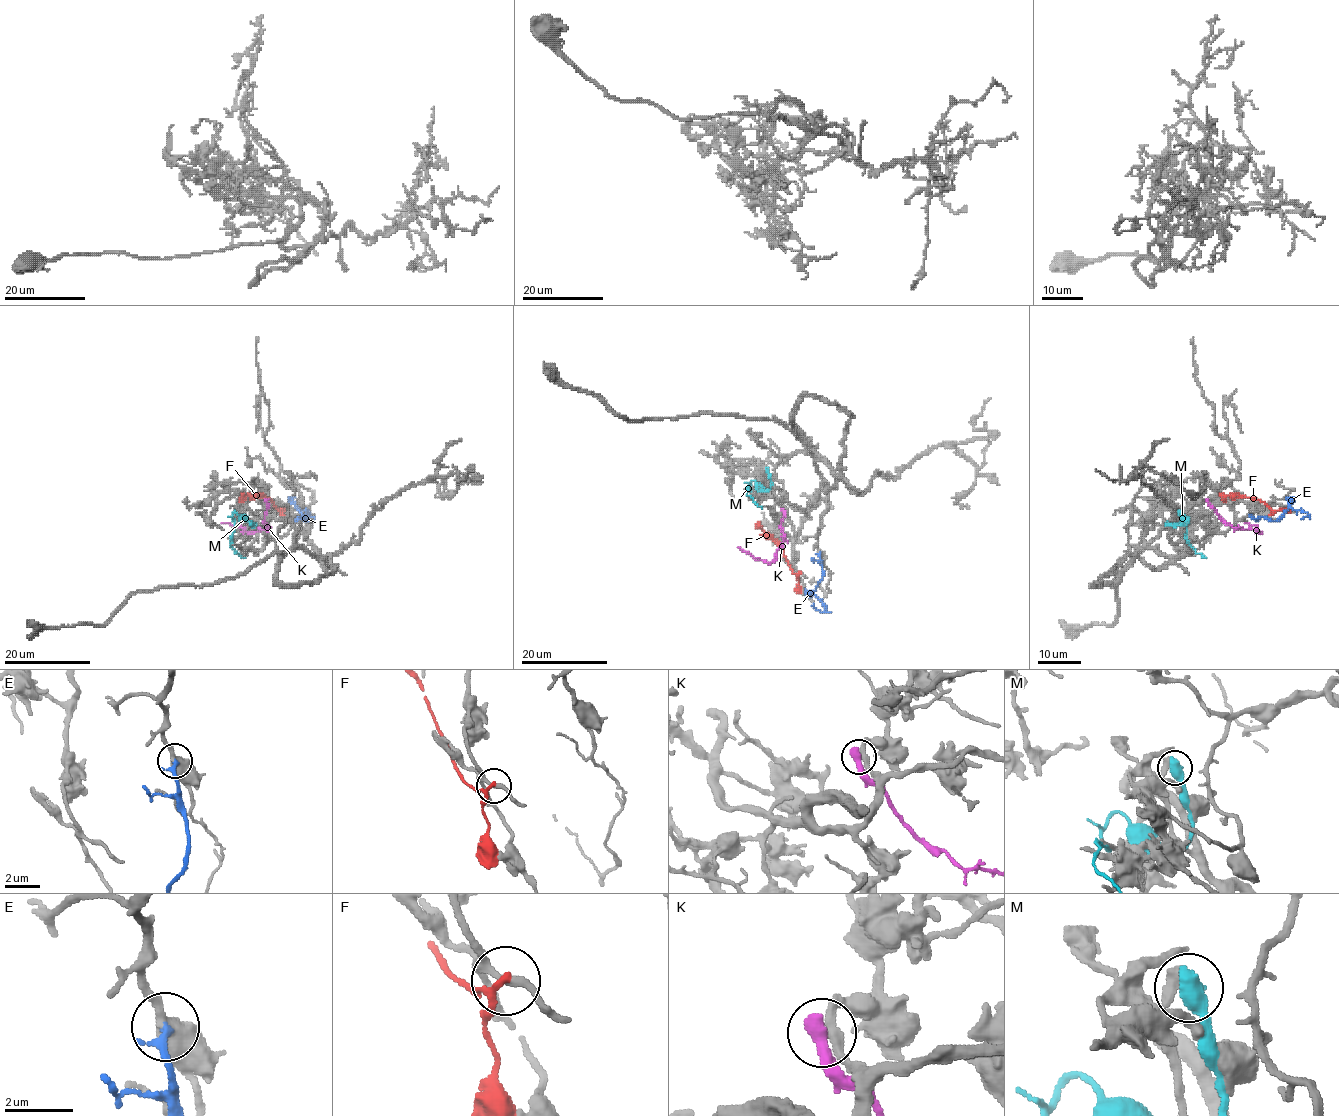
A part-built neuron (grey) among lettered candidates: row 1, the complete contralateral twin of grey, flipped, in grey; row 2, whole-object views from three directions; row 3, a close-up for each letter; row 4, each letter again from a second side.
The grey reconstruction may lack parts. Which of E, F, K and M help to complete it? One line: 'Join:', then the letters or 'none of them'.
Join: E

